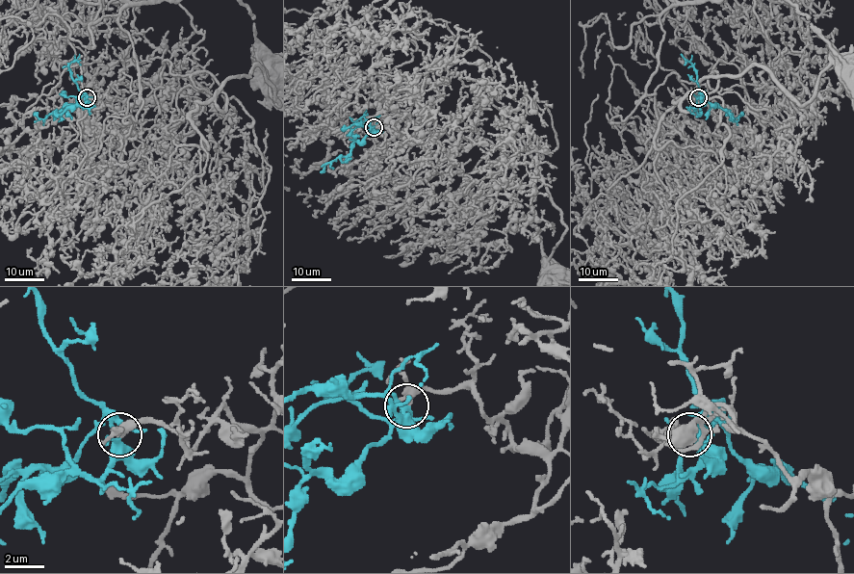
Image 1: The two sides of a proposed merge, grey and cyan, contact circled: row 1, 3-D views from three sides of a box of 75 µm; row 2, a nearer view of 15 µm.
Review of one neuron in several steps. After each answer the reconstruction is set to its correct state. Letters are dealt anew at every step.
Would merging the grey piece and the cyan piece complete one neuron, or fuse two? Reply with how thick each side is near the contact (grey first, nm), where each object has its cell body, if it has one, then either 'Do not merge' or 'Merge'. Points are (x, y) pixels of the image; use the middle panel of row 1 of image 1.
Thickness 260 nm (grey) against 240 nm. Soma of grey: (557, 278). Soma of cyan: none. Merge

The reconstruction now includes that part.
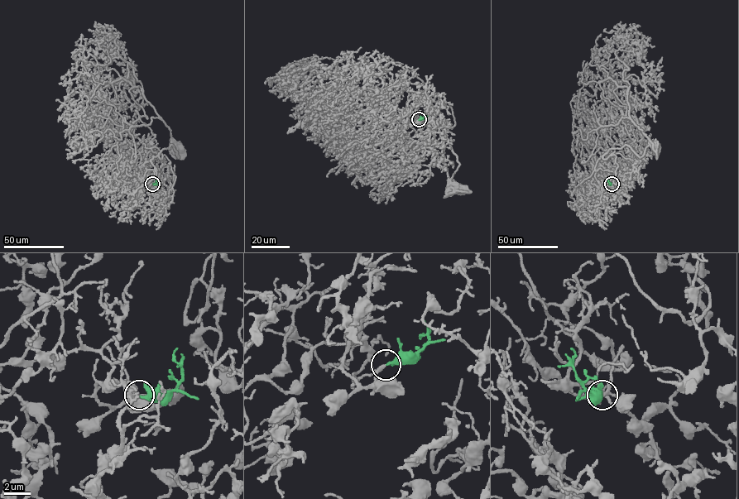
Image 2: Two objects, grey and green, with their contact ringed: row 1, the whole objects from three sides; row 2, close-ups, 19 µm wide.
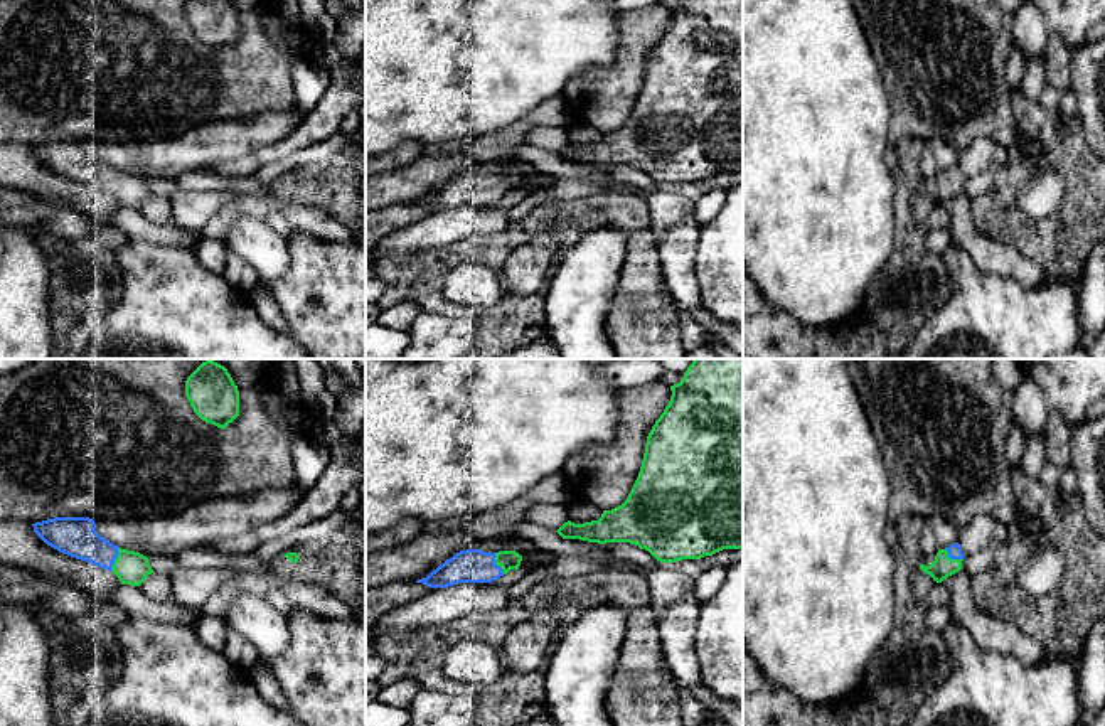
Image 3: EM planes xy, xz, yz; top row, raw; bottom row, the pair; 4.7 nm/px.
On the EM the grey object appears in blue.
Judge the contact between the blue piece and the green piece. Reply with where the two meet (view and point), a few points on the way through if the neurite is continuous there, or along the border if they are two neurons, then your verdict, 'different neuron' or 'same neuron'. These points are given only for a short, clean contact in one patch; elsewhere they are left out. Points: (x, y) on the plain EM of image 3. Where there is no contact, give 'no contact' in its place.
xy (115, 181) | same neuron

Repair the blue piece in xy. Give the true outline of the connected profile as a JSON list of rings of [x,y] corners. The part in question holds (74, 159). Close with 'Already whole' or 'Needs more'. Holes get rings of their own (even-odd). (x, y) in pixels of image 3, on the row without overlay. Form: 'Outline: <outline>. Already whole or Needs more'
Outline: [[[54,140],[32,148],[47,168],[115,195],[121,207],[140,209],[153,195],[147,179],[101,160],[89,140]]]. Needs more

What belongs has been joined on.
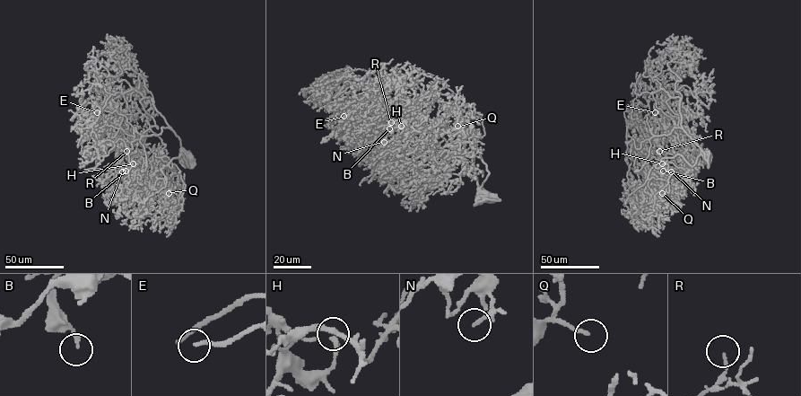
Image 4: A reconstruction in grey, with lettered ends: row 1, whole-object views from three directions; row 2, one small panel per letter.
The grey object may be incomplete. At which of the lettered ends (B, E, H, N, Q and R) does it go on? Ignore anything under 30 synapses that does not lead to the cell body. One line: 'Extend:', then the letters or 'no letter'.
Extend: E

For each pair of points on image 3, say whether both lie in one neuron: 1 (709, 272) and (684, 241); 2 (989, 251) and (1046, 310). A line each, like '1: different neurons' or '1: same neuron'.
1: different neurons
2: different neurons

